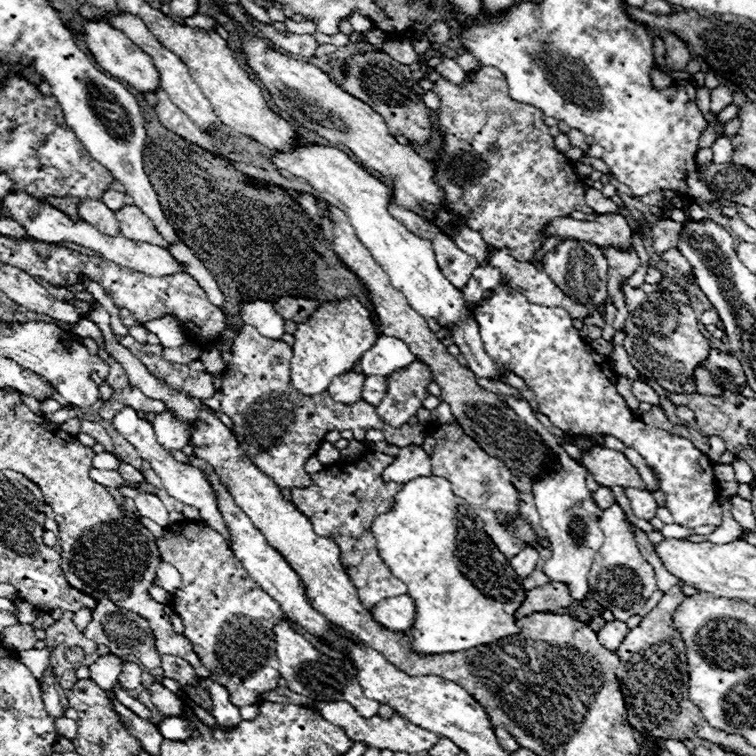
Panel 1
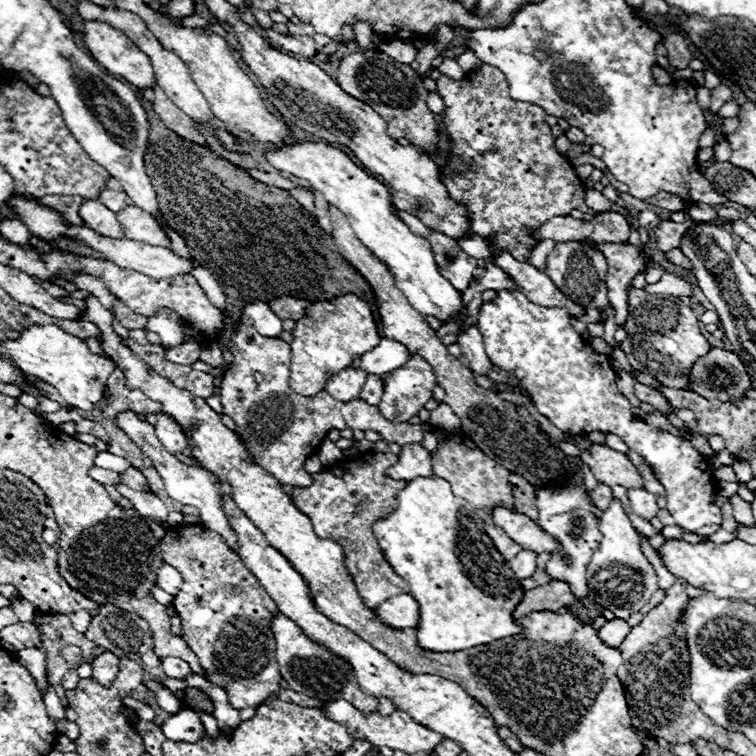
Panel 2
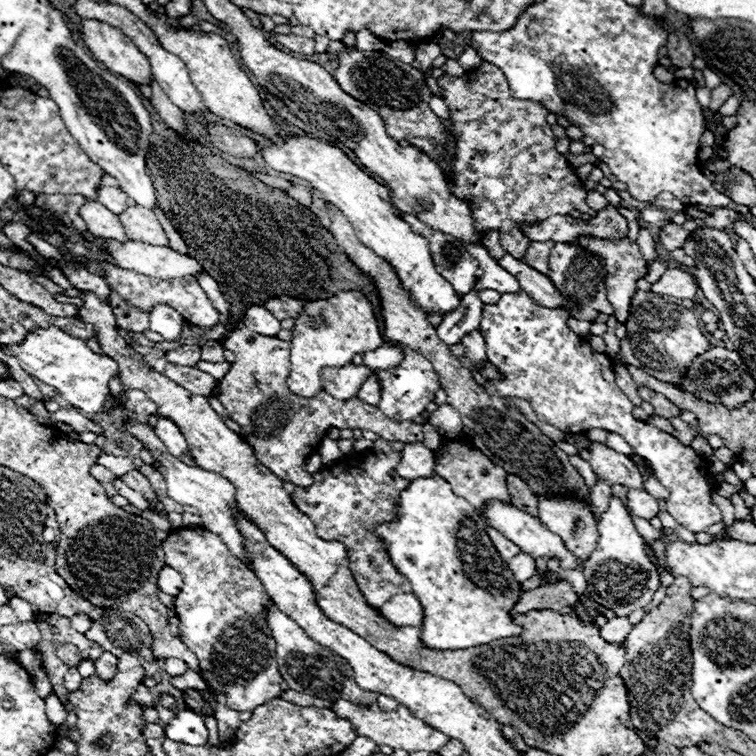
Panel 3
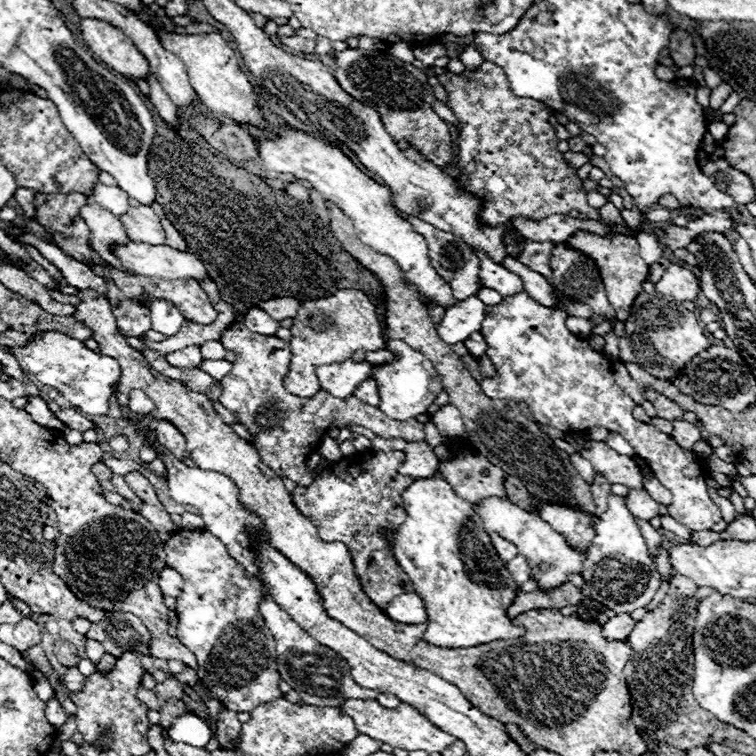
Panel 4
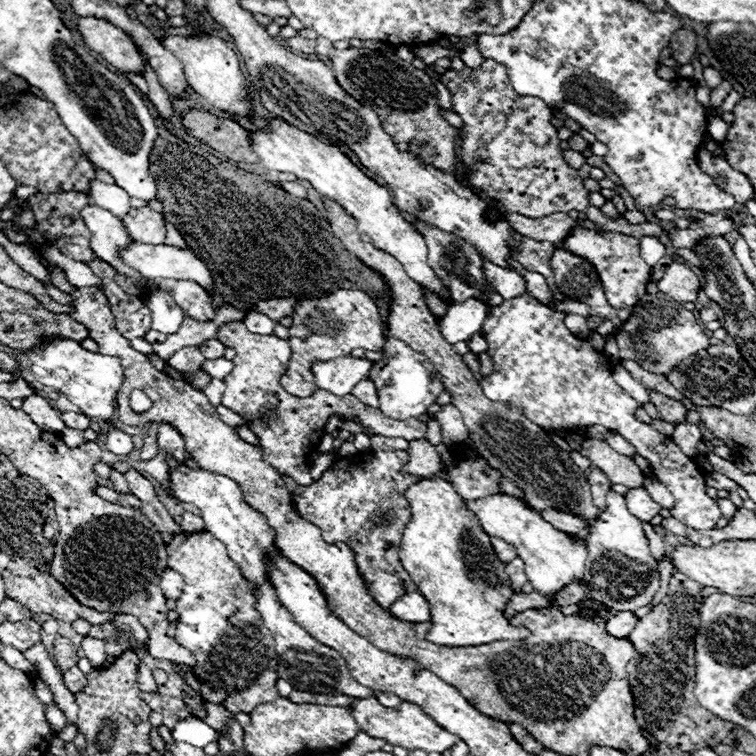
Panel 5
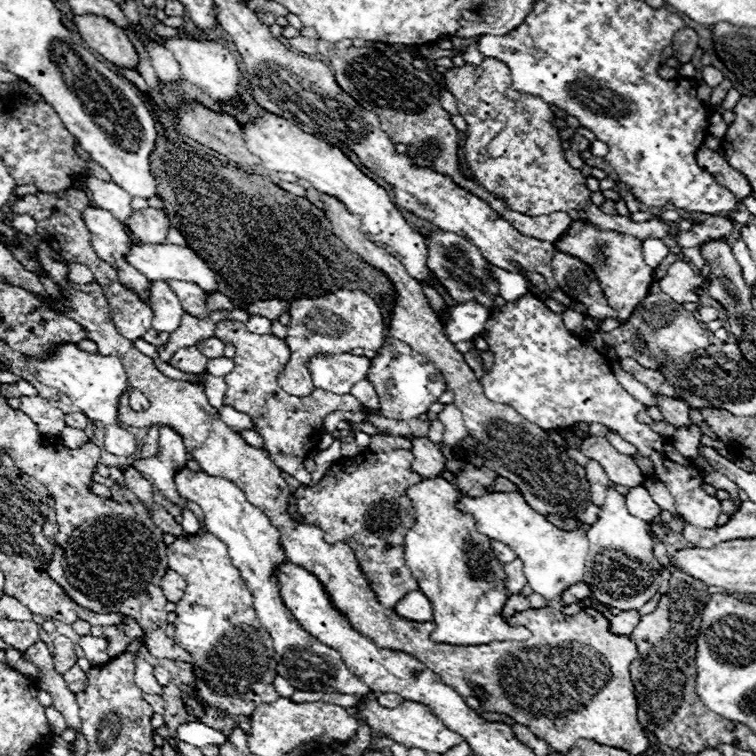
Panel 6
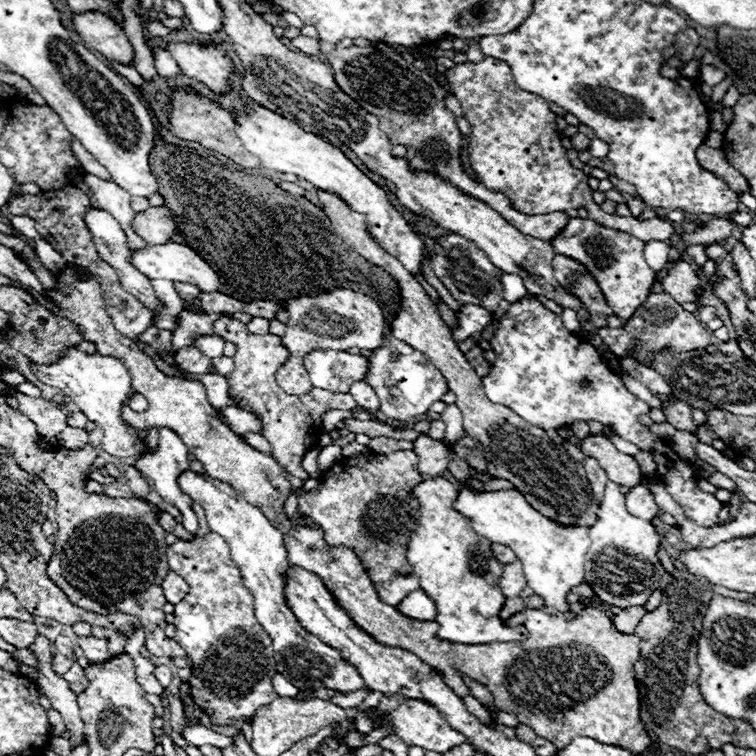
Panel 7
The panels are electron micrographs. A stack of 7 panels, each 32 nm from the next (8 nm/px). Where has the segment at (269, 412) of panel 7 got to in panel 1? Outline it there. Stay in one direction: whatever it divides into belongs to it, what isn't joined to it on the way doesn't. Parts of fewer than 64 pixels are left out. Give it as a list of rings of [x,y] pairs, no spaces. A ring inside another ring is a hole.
[[[244,326],[240,330],[240,334],[236,336],[236,340],[232,342],[232,360],[226,366],[226,370],[222,372],[222,388],[220,388],[220,392],[224,394],[222,396],[222,412],[226,416],[230,416],[232,422],[236,424],[236,426],[232,426],[232,432],[236,434],[238,444],[244,448],[246,456],[260,468],[260,472],[266,474],[268,478],[272,478],[280,490],[306,488],[312,484],[310,476],[304,470],[304,464],[310,456],[316,454],[316,450],[324,442],[324,436],[330,430],[342,432],[342,430],[354,430],[354,428],[382,428],[388,444],[394,444],[398,448],[412,446],[412,444],[422,446],[424,432],[422,432],[420,424],[416,424],[416,426],[404,424],[402,428],[386,428],[386,424],[382,424],[382,420],[378,420],[376,408],[370,408],[370,404],[366,404],[364,400],[360,400],[358,404],[352,404],[352,406],[344,406],[344,404],[334,404],[334,400],[328,392],[320,392],[318,396],[304,396],[304,394],[296,392],[290,384],[290,358],[292,358],[292,348],[286,342],[270,340],[270,338],[262,336],[260,332],[256,332],[256,328]]]

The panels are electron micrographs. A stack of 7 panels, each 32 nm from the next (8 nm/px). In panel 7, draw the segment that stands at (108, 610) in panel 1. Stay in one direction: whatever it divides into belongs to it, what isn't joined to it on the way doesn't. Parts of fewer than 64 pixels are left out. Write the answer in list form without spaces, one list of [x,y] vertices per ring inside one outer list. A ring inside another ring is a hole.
[[[92,628],[92,636],[94,638],[104,638],[108,642],[108,654],[110,656],[118,656],[118,654],[124,652],[126,638],[122,634],[118,634],[116,630],[110,630],[110,628]]]

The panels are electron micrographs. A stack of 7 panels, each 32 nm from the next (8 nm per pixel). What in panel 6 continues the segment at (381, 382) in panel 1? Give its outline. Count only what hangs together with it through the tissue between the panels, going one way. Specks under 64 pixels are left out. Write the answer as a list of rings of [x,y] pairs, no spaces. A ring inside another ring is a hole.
[[[362,380],[362,382],[354,384],[354,388],[350,390],[350,394],[356,396],[356,400],[358,400],[360,404],[364,404],[366,408],[378,410],[378,406],[380,406],[380,404],[378,404],[378,394],[376,394],[374,386],[372,386],[368,380]]]

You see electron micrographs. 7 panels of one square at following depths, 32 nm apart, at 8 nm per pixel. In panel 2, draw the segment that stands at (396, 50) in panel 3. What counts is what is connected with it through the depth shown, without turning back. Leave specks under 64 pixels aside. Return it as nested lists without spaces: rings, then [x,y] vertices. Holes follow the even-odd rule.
[[[390,40],[380,46],[382,52],[390,54],[392,58],[398,58],[404,64],[412,64],[416,60],[416,48],[408,40]]]

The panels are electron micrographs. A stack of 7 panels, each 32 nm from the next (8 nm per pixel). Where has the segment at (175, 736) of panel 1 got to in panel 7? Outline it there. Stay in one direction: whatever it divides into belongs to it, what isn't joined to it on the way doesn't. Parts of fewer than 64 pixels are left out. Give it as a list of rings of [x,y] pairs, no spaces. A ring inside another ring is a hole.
[[[188,724],[182,728],[182,736],[184,740],[188,740],[190,744],[194,746],[204,746],[204,744],[212,744],[212,746],[218,746],[218,748],[226,748],[230,744],[234,744],[232,738],[228,736],[222,736],[218,732],[214,732],[212,728],[206,728],[202,724]]]

